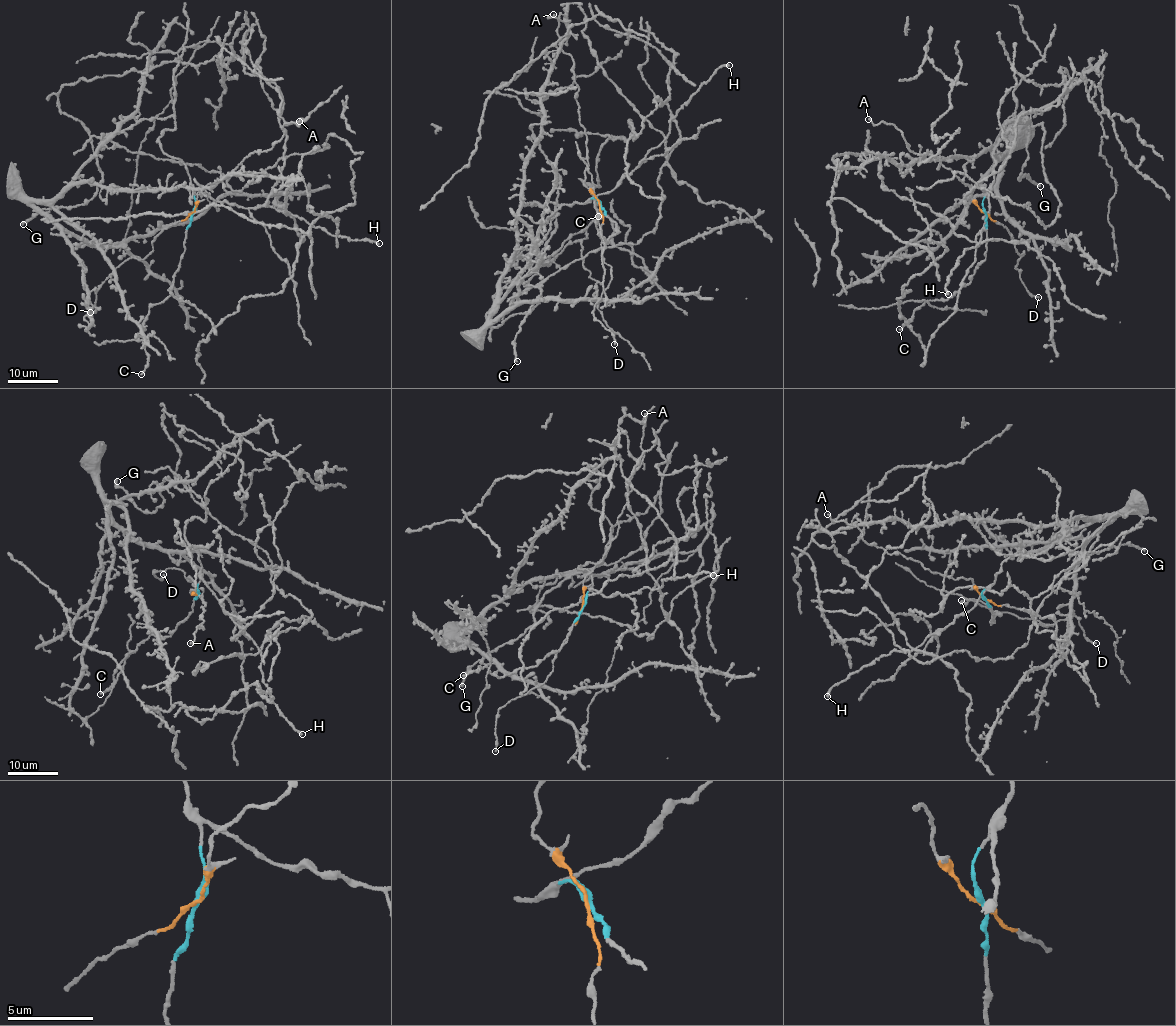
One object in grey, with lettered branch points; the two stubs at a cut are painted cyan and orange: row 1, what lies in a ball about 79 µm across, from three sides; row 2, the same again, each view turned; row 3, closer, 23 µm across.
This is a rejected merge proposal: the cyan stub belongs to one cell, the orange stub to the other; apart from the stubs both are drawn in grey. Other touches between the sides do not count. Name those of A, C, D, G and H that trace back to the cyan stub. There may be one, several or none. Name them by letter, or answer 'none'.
C, G, H

